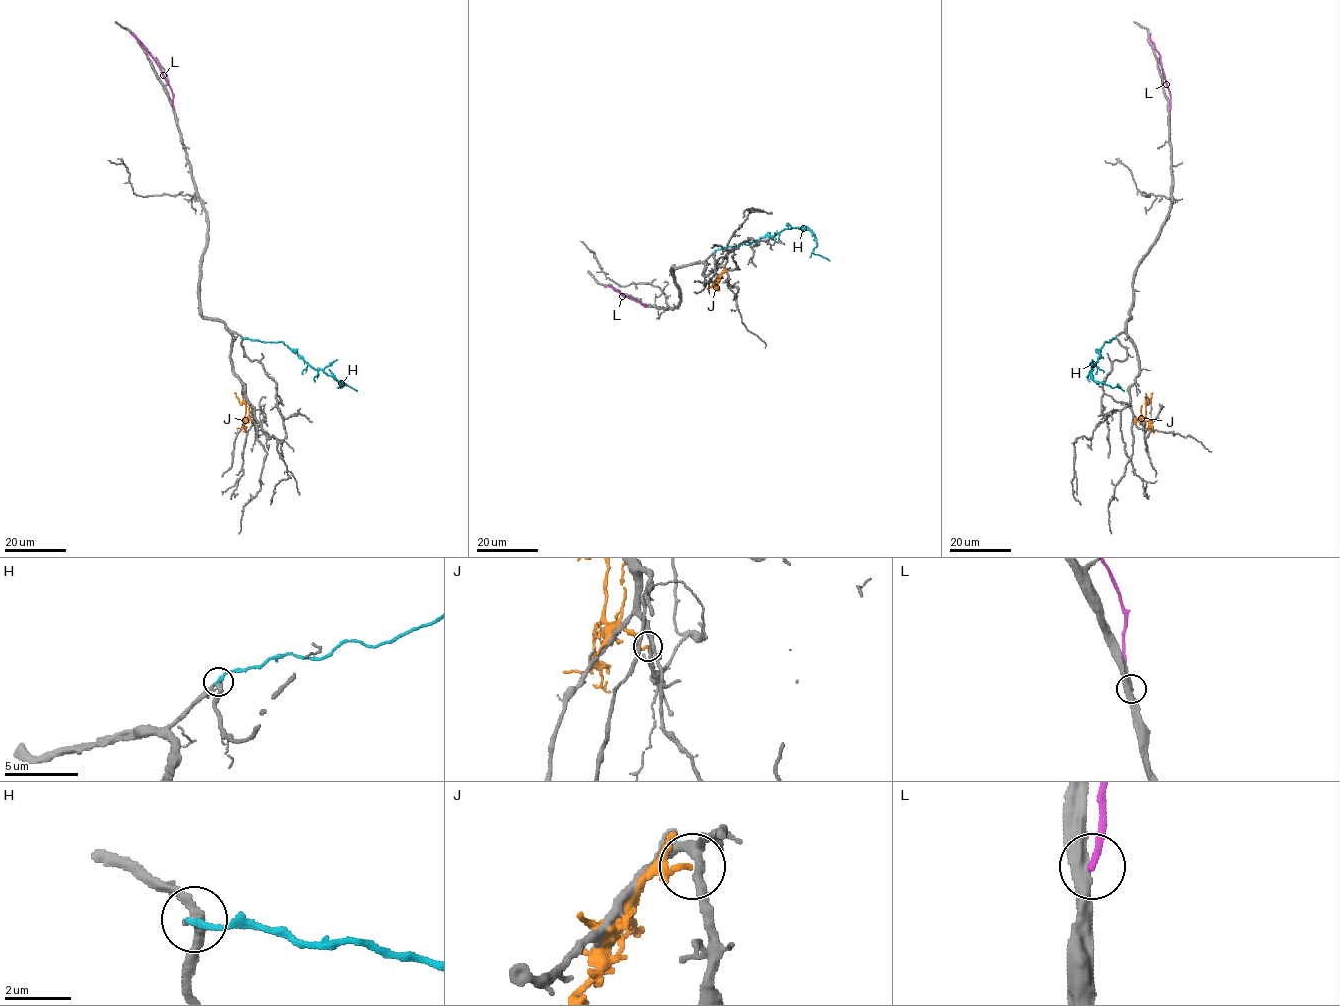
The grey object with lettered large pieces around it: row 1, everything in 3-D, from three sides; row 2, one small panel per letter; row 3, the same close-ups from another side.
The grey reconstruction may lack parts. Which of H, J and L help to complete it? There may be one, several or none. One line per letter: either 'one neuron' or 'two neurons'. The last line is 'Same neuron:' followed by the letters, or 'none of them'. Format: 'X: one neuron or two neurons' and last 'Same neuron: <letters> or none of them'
H: two neurons
J: two neurons
L: two neurons
Same neuron: none of them

